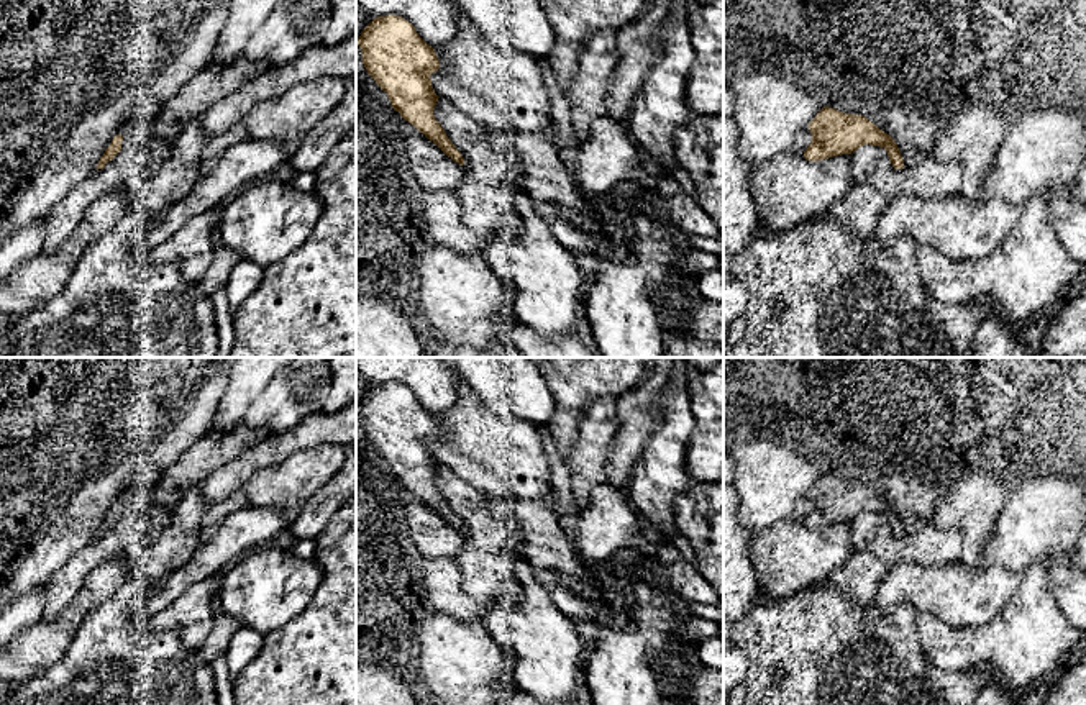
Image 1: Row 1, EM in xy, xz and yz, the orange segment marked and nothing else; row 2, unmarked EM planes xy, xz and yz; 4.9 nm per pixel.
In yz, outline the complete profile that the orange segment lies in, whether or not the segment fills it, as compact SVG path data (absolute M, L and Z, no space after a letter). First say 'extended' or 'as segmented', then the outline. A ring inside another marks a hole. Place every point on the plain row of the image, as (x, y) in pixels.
as segmented; M824 474L809 490L809 497L812 508L804 518L807 528L814 530L851 521L858 515L871 512L888 518L894 536L904 536L904 528L894 507L861 482Z

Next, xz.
as segmented; M395 382L374 385L358 412L367 441L387 461L392 475L463 533L461 520L433 482L440 466L430 446L440 436L435 416L418 403L412 390Z

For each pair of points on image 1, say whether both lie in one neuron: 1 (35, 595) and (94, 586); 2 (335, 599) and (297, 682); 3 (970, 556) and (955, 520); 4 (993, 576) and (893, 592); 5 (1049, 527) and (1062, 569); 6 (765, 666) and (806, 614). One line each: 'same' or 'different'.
1: different
2: same
3: same
4: same
5: different
6: same

